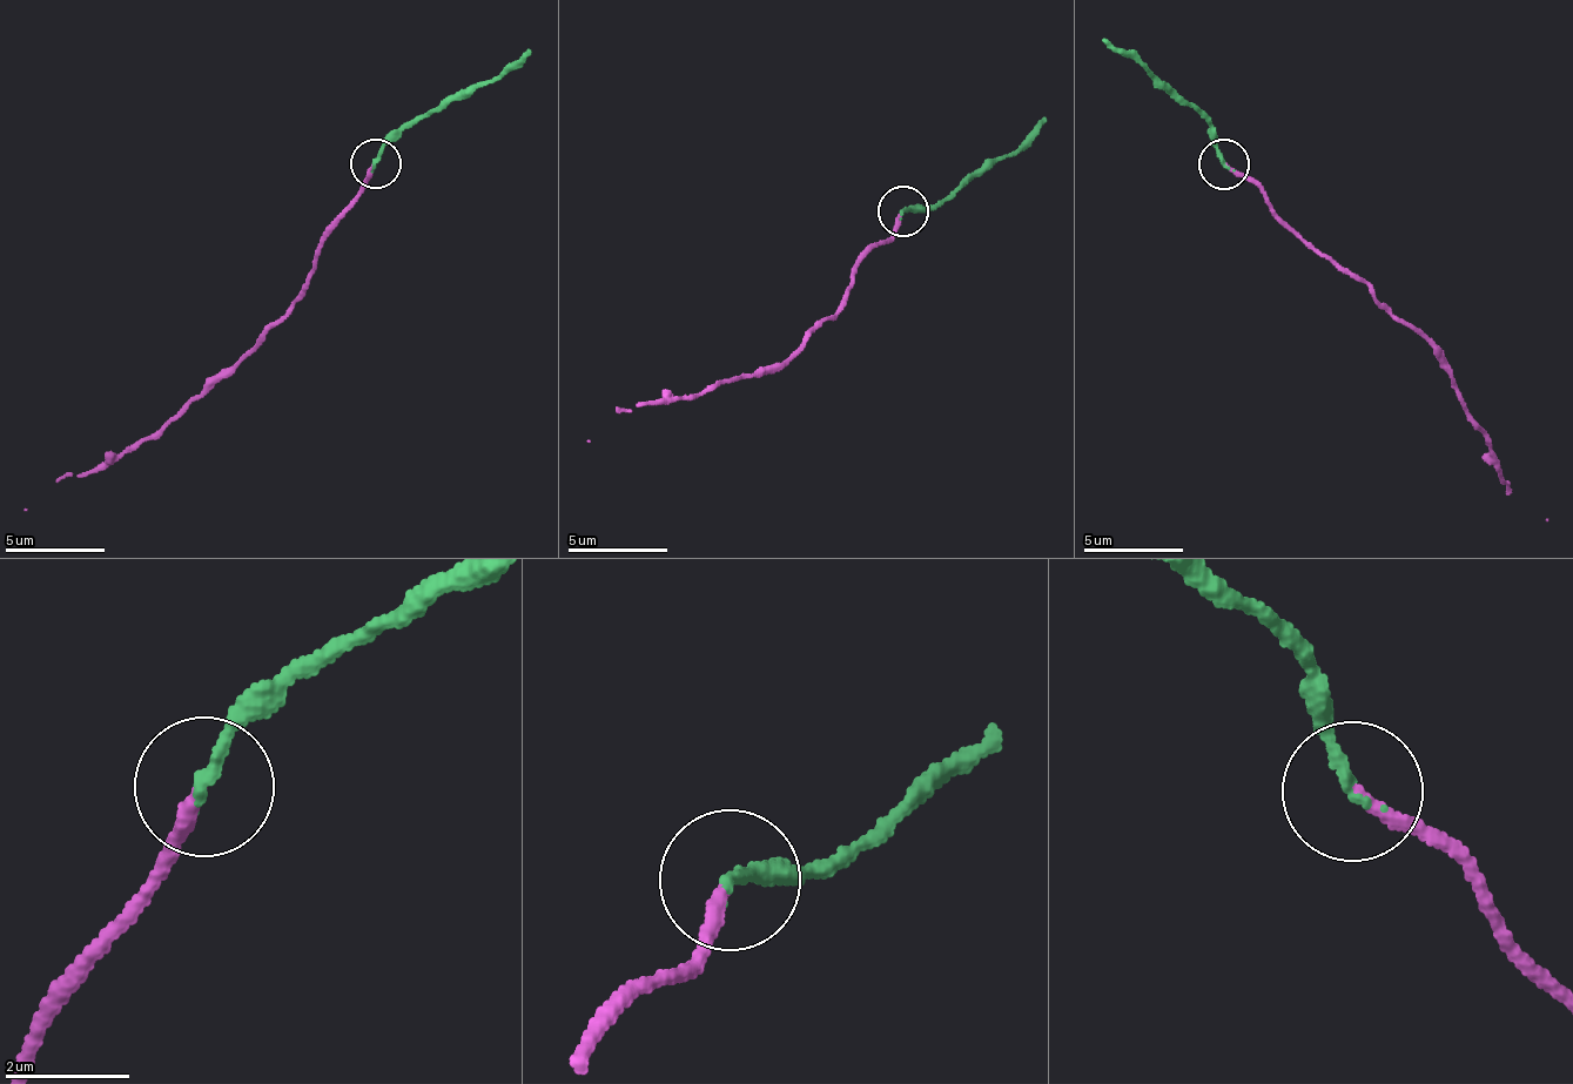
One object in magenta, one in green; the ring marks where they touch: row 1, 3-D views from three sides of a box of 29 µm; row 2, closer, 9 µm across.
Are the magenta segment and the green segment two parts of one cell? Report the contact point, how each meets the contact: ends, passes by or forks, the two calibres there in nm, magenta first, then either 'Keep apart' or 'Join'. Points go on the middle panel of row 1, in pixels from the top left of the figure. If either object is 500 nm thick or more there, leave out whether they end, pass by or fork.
Place: (902, 210). At the ring magenta ends. At the ring green ends. Thickness 200 nm (magenta) against 180 nm. Join

